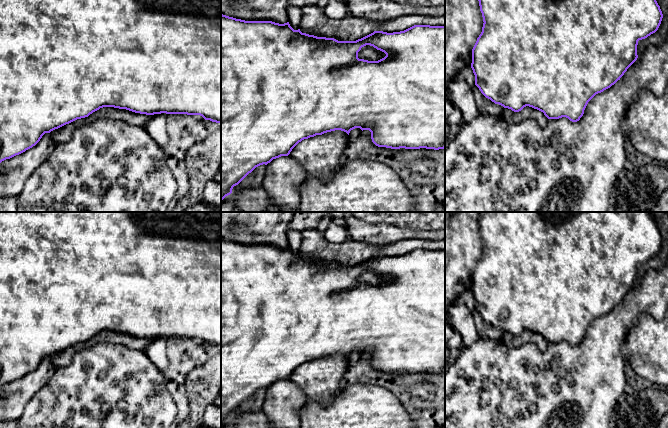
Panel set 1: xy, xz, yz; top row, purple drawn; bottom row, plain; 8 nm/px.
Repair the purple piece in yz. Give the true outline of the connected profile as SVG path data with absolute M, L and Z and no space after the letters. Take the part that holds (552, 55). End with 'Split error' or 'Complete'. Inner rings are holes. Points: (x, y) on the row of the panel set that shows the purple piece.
M478 0L483 17L482 32L472 49L471 68L475 75L475 85L481 93L495 104L514 112L529 106L544 113L548 119L568 118L577 122L584 114L588 102L598 93L610 88L624 75L637 60L638 41L655 33L663 14L656 0Z. Complete

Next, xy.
M0 0L0 163L32 148L45 133L88 117L103 107L126 109L146 115L200 115L205 120L221 124L221 0Z. Complete

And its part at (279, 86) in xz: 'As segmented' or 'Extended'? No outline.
As segmented

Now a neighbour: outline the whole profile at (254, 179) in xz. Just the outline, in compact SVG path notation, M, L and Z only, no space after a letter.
M265 164L256 167L239 183L238 187L233 191L233 193L238 193L245 188L262 187L266 167L267 165Z

